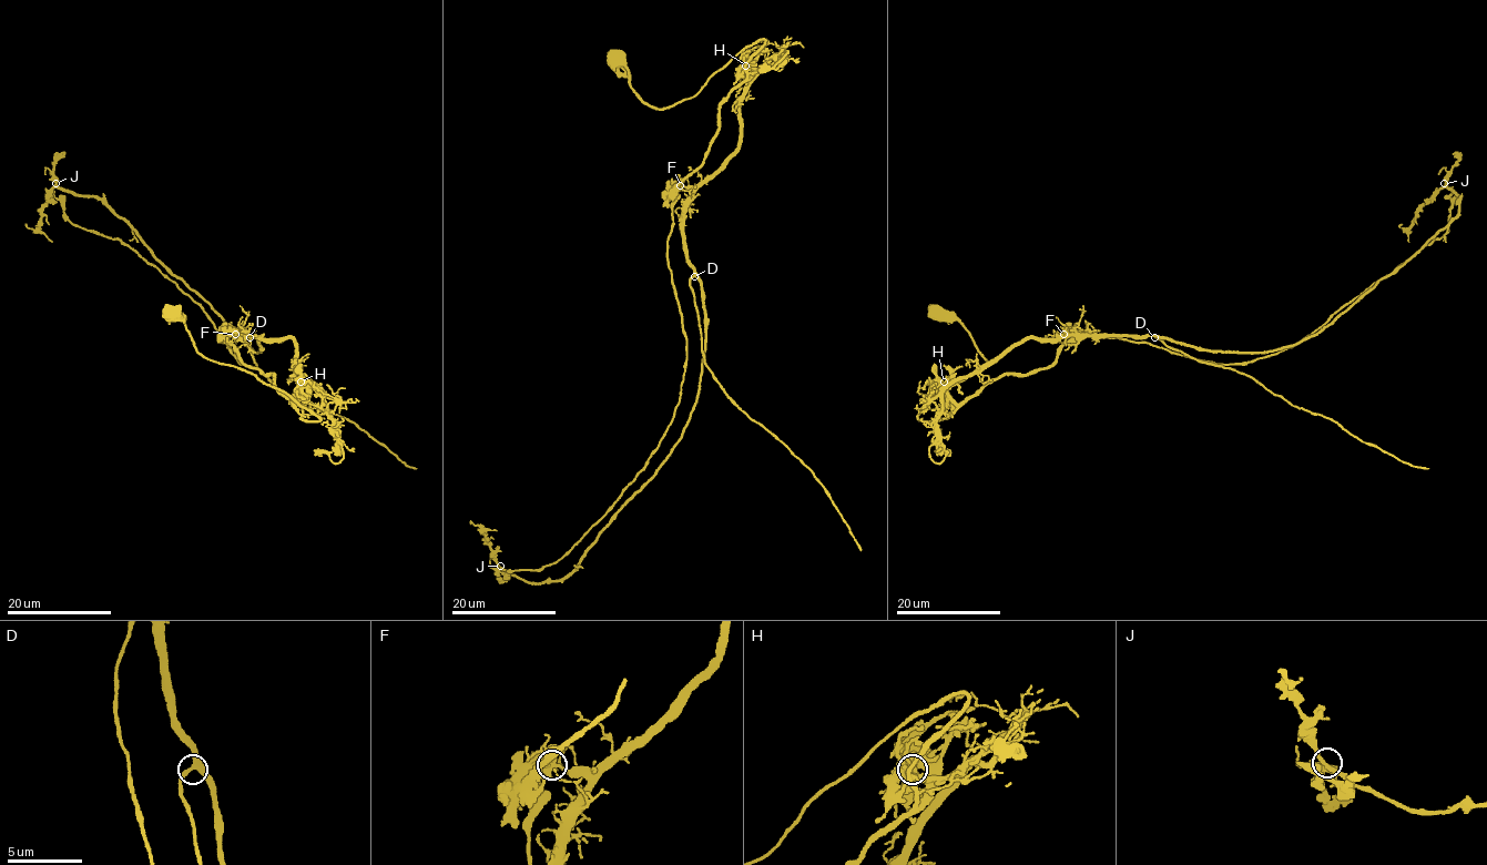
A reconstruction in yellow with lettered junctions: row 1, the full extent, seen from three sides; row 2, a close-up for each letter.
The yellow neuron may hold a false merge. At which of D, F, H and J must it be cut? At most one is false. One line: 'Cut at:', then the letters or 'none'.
Cut at: F

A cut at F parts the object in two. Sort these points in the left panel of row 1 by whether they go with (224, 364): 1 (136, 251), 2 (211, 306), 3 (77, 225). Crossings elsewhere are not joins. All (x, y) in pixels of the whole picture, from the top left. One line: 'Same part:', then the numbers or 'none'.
Same part: 1, 3

